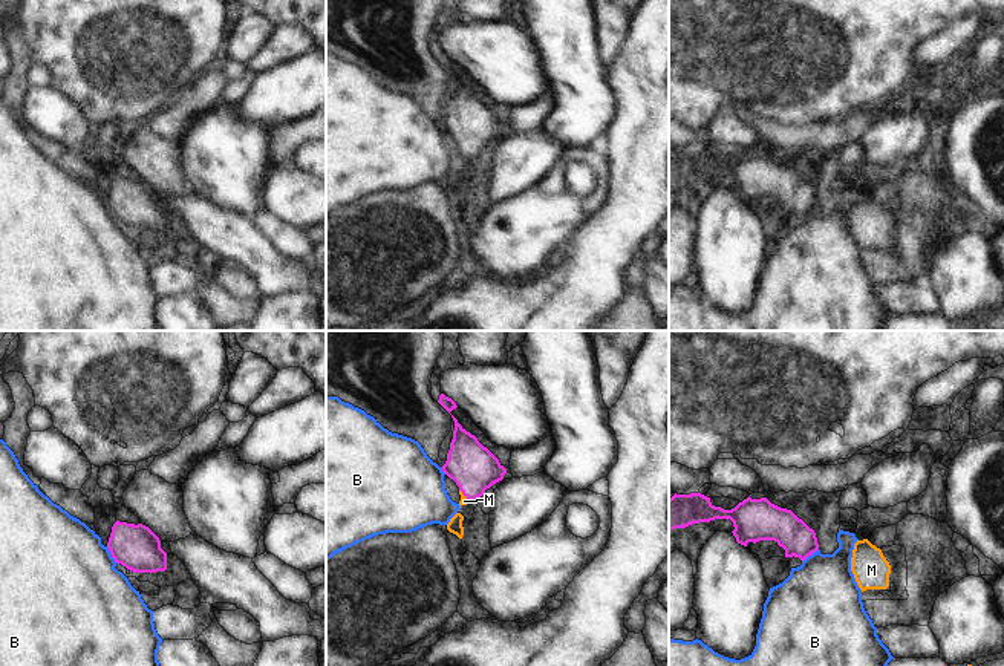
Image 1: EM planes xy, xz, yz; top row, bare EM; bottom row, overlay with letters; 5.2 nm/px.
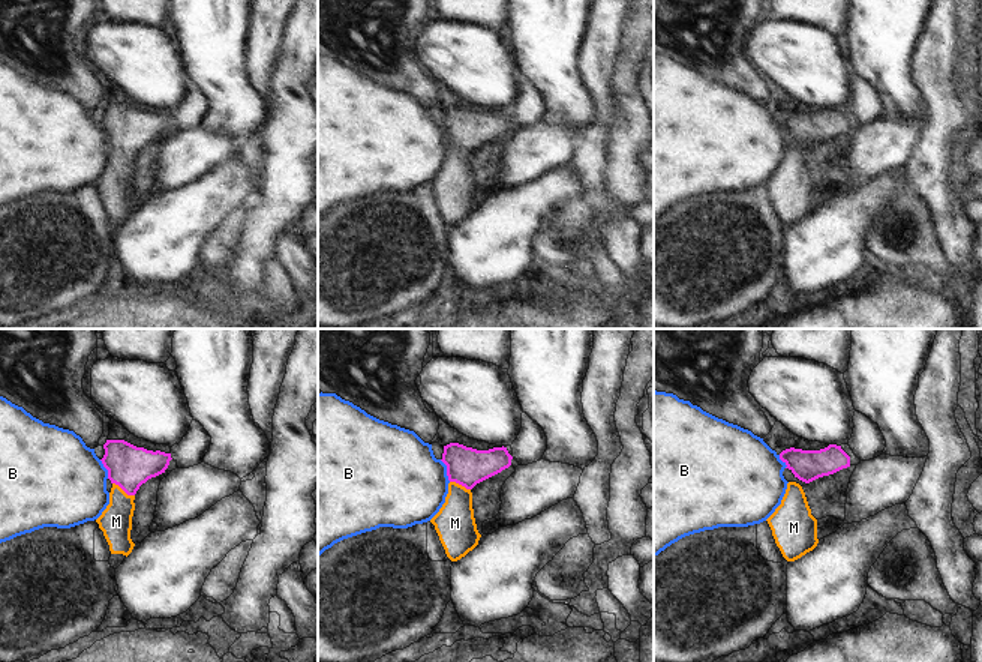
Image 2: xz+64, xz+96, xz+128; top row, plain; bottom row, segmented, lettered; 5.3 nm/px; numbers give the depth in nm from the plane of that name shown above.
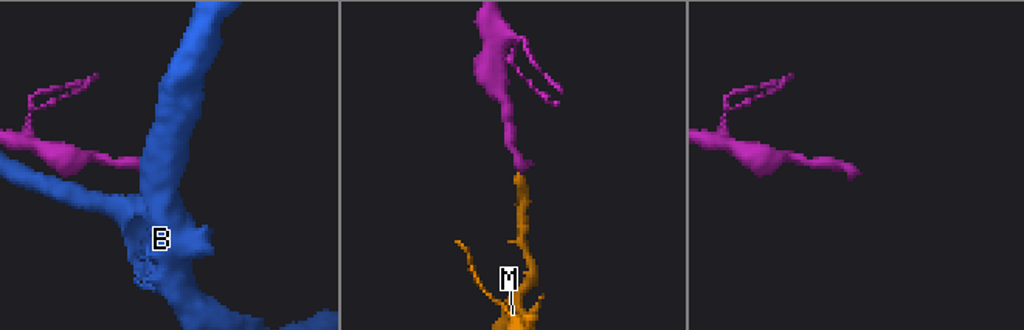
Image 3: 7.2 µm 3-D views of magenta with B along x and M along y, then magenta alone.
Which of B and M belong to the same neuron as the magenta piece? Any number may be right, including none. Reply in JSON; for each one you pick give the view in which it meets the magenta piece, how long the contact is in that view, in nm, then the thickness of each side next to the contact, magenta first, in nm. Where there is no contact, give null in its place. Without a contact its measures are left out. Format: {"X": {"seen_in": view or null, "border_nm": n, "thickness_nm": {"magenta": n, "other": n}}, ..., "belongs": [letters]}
{"M": {"seen_in": "xz", "border_nm": 80, "thickness_nm": {"magenta": 240, "other": 50}}, "belongs": ["M"]}

